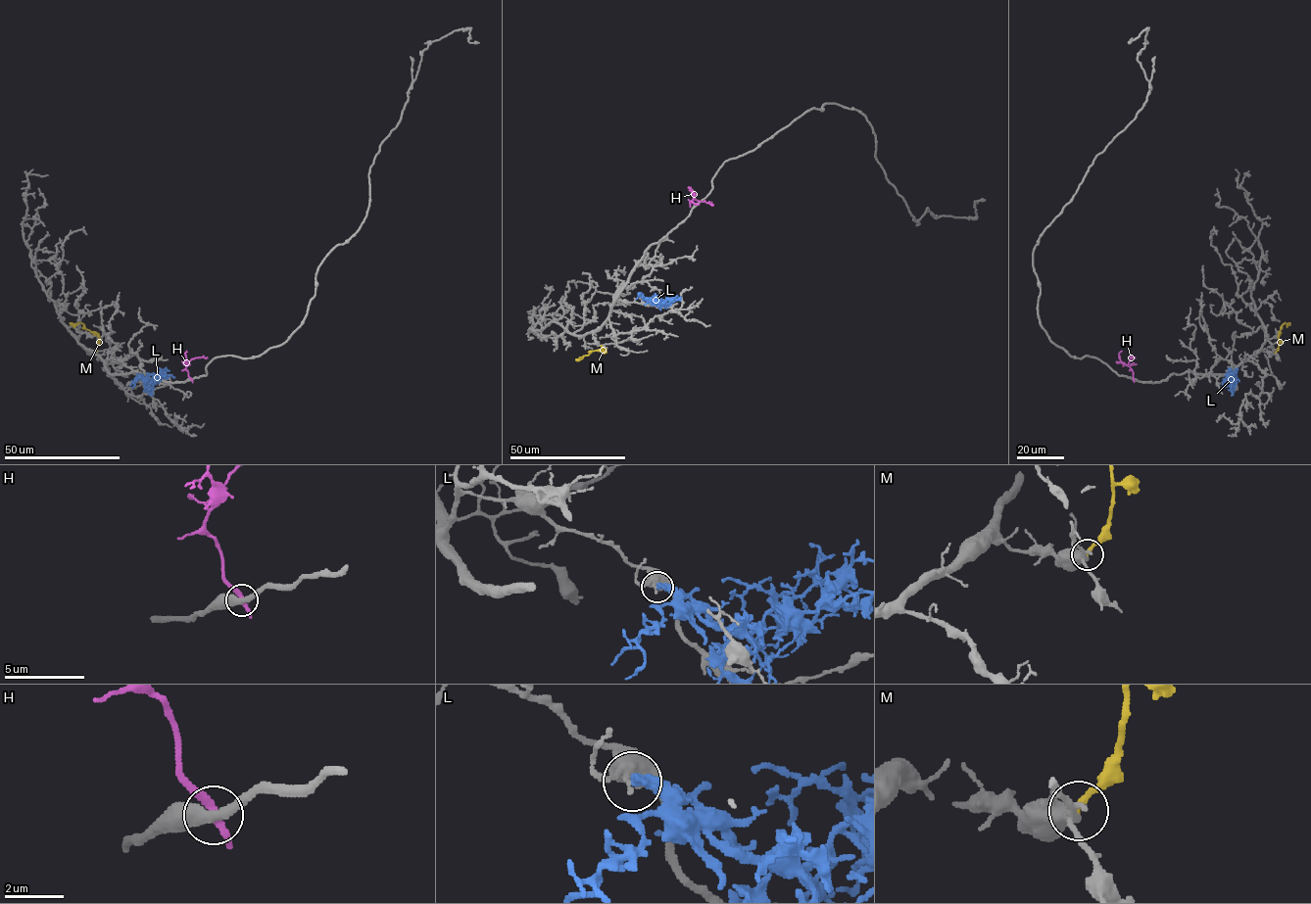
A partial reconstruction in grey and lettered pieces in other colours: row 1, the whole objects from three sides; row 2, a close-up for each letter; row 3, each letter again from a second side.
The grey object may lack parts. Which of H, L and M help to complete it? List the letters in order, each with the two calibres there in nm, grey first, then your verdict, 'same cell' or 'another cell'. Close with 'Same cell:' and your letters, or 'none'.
H: 380 nm thick on the grey side, 240 nm on the other; another cell
L: 200 nm thick on the grey side, 360 nm on the other; another cell
M: 240 nm thick on the grey side, 200 nm on the other; another cell
Same cell: none

